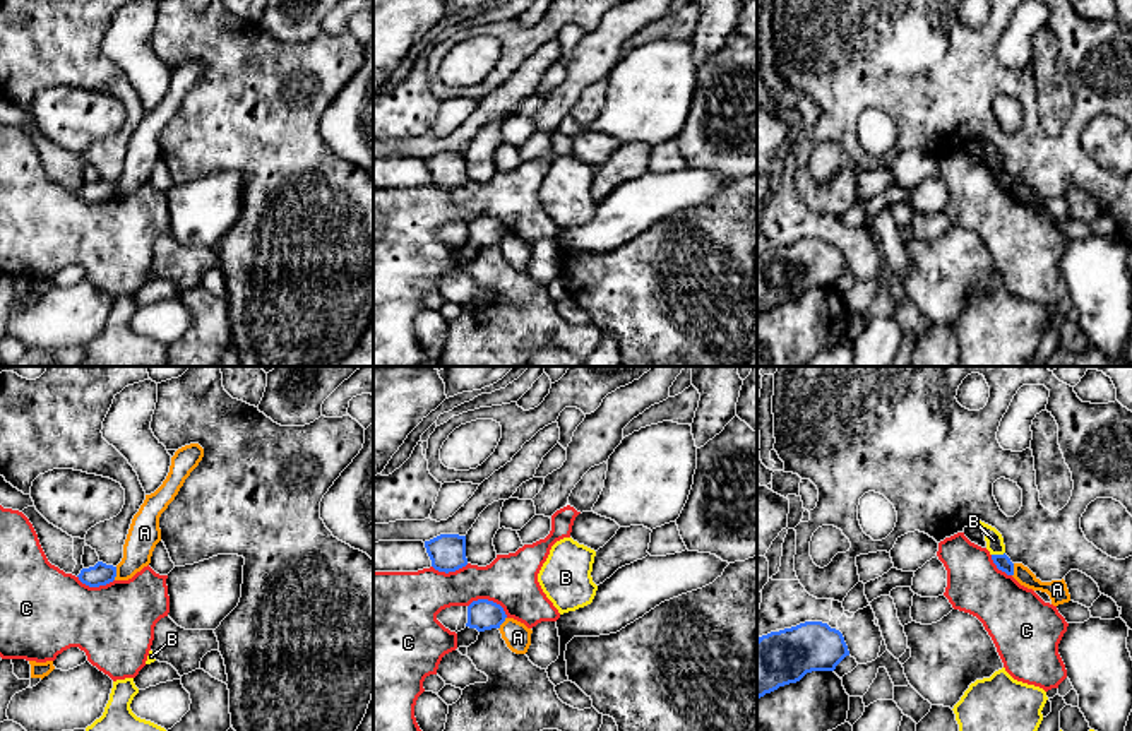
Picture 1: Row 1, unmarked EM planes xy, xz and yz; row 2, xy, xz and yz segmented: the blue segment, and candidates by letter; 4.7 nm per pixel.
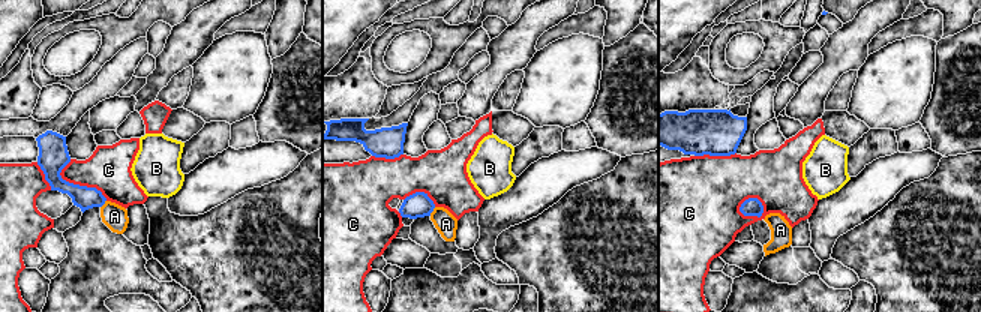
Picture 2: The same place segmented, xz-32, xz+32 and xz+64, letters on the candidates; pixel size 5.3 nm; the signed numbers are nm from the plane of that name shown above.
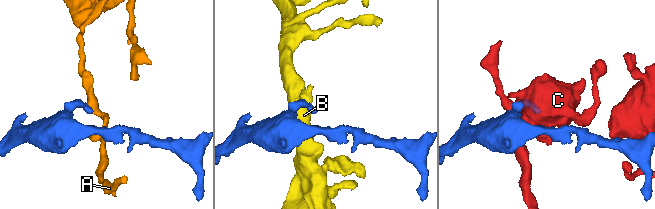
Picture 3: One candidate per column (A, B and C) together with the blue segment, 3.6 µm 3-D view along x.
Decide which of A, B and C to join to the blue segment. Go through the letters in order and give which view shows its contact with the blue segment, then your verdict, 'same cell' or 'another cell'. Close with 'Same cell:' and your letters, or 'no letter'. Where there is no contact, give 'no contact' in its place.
A: contact in xy; another cell
B: contact in yz; another cell
C: contact in xz; another cell
Same cell: no letter

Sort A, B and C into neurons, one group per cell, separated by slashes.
A / B / C

